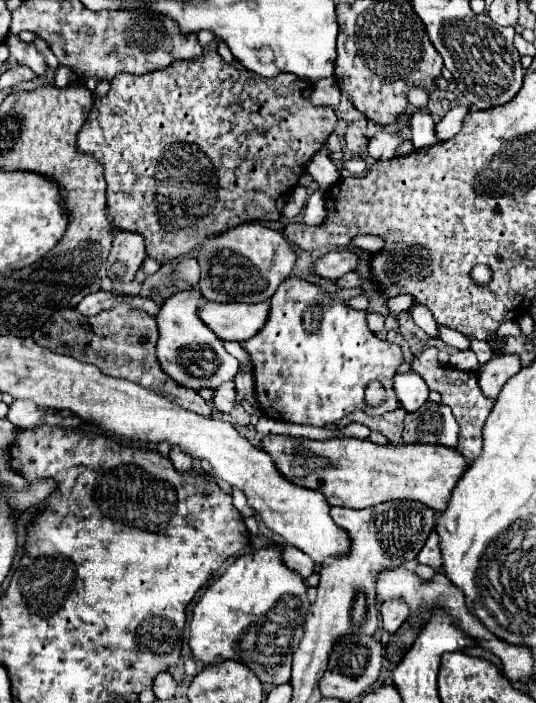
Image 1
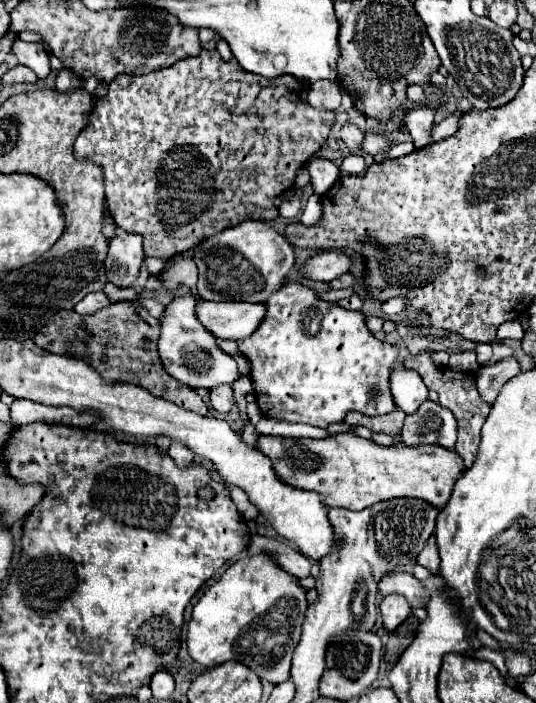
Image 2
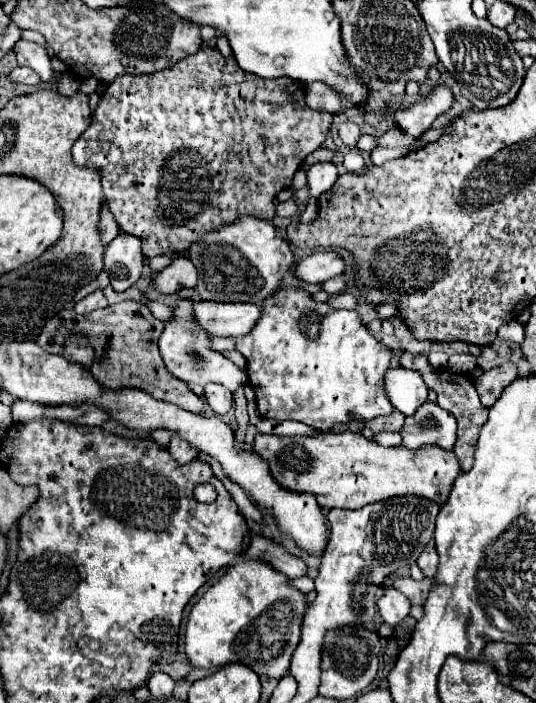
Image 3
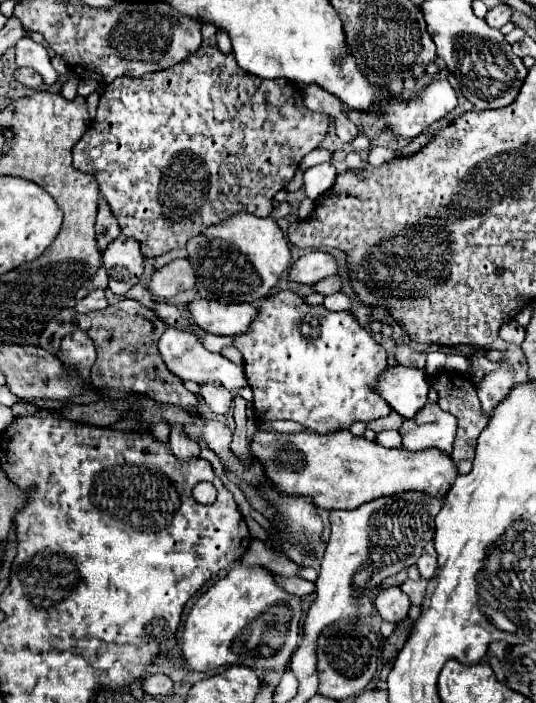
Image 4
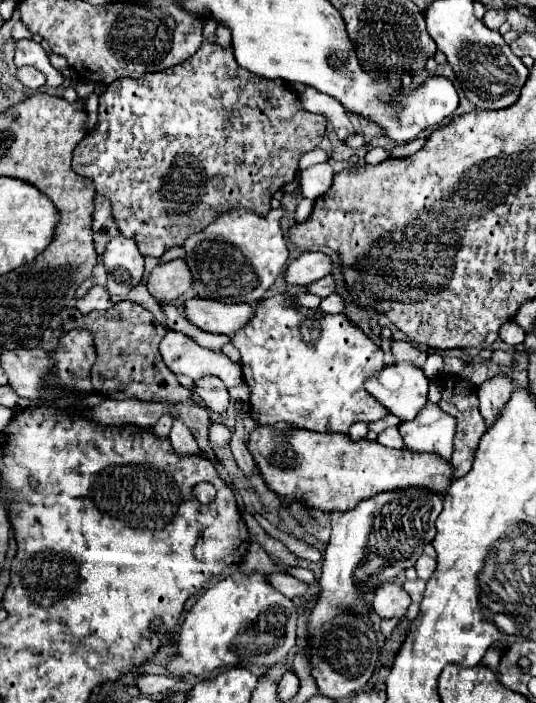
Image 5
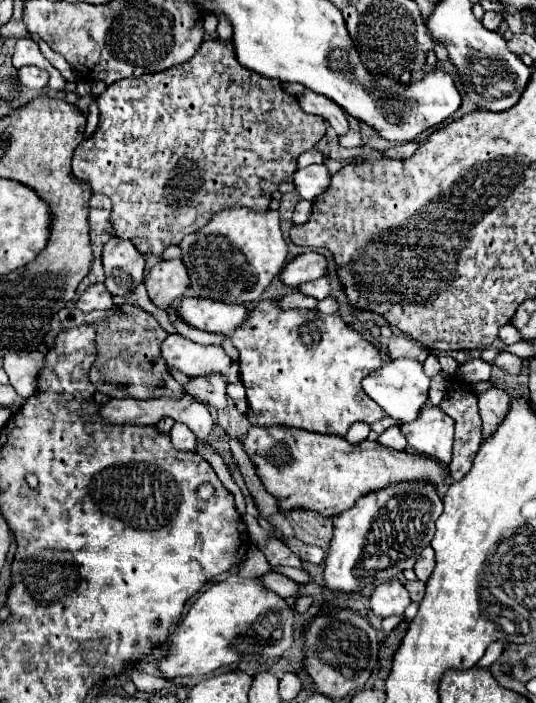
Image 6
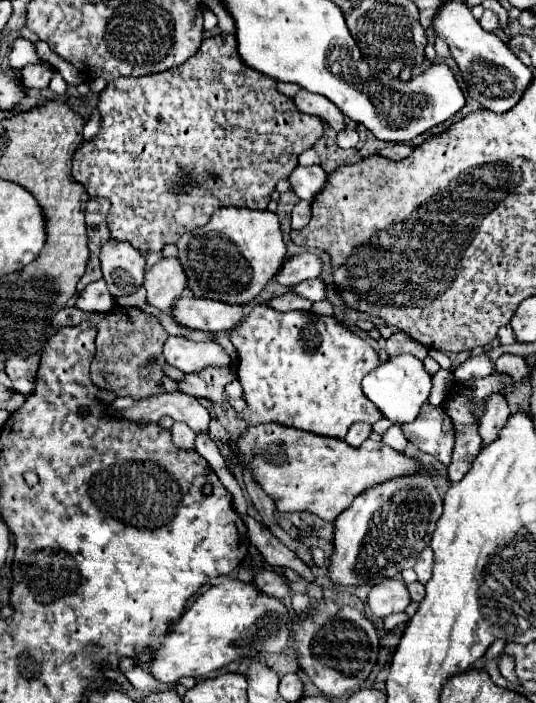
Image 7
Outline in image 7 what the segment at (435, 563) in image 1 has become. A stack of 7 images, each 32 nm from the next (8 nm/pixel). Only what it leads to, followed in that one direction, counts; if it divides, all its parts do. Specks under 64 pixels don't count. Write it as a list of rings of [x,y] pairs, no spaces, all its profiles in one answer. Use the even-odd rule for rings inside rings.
[[[424,548],[424,552],[420,554],[418,562],[414,564],[414,570],[418,574],[418,582],[426,584],[430,580],[430,576],[432,576],[432,564],[434,564],[434,560],[432,560],[432,548]]]

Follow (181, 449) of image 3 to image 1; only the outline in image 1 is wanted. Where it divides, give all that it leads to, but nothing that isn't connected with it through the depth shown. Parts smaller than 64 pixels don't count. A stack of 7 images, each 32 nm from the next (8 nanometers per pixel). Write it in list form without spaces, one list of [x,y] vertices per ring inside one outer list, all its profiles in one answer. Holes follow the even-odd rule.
[[[172,448],[170,450],[170,460],[174,462],[174,466],[180,472],[188,472],[188,470],[194,468],[194,460],[190,456],[184,456],[184,452],[180,452],[180,448]]]

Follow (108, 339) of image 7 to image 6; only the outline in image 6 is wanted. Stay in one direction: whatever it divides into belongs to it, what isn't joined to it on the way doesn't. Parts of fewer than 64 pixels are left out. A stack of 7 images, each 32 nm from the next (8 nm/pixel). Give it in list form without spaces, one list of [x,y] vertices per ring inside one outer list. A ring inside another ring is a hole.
[[[130,304],[114,306],[104,312],[94,310],[90,314],[84,314],[72,306],[72,308],[62,308],[56,314],[56,318],[52,320],[52,332],[56,336],[60,330],[84,322],[96,328],[98,354],[94,360],[94,376],[90,376],[90,382],[96,386],[96,390],[112,398],[136,398],[136,400],[158,398],[158,396],[180,398],[186,394],[182,386],[168,374],[168,368],[160,354],[160,344],[166,340],[168,334],[152,314]]]

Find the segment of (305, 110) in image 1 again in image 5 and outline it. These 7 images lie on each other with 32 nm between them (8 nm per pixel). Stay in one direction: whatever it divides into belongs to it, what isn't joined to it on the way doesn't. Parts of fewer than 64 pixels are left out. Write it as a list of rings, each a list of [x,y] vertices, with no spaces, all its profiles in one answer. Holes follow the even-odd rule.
[[[202,42],[200,50],[188,58],[184,64],[178,64],[166,72],[154,72],[144,74],[140,78],[120,78],[112,82],[106,92],[100,94],[100,112],[98,112],[98,124],[92,132],[84,136],[84,140],[74,148],[72,158],[72,170],[88,180],[92,180],[94,190],[108,196],[112,202],[112,218],[118,226],[118,232],[124,238],[130,238],[138,244],[138,250],[142,256],[156,256],[160,258],[168,248],[182,246],[184,240],[206,228],[210,222],[216,220],[216,216],[234,210],[234,208],[248,208],[256,214],[268,214],[270,212],[270,200],[276,190],[280,190],[282,184],[288,184],[294,180],[294,174],[298,170],[298,160],[304,152],[314,150],[320,140],[326,134],[326,118],[320,114],[310,114],[302,108],[298,94],[288,88],[284,80],[264,80],[262,76],[252,76],[252,72],[244,72],[236,64],[236,58],[232,56],[232,48],[224,50],[216,42]]]

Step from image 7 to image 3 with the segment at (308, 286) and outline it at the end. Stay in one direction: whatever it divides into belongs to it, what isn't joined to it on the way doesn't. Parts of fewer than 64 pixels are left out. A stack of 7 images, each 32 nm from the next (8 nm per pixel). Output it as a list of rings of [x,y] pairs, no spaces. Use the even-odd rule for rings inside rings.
[[[334,276],[334,278],[326,280],[326,282],[322,282],[322,284],[320,284],[320,290],[328,292],[328,294],[338,294],[338,292],[342,292],[342,290],[344,290],[344,276]]]

